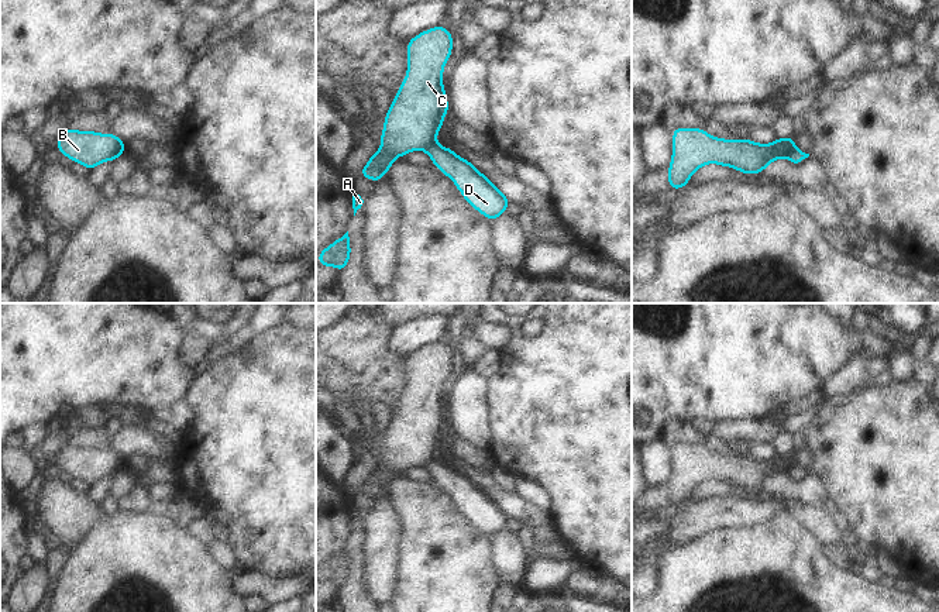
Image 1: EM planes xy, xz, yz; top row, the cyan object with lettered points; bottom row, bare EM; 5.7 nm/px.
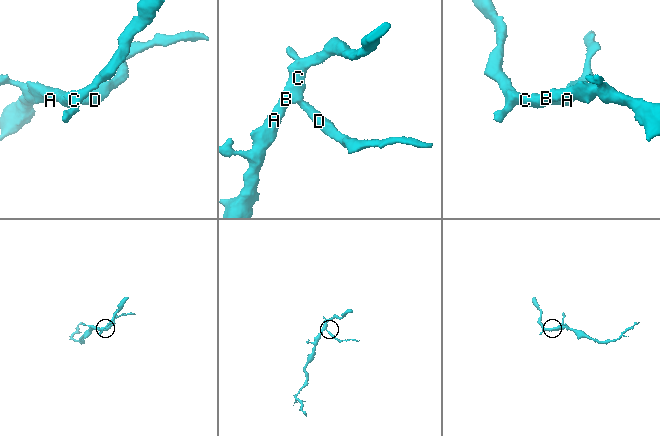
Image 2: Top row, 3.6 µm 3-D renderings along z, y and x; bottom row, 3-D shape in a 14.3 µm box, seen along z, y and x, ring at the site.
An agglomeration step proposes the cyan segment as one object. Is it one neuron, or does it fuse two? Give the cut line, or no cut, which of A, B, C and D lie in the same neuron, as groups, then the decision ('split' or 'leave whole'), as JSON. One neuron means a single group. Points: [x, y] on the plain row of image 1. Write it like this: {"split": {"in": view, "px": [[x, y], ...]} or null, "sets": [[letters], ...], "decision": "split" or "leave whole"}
{"split": {"in": "xz", "px": [[433, 457], [423, 466]]}, "sets": [["A", "B", "C"], ["D"]], "decision": "split"}

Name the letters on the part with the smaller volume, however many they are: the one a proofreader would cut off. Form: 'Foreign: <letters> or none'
Foreign: D

